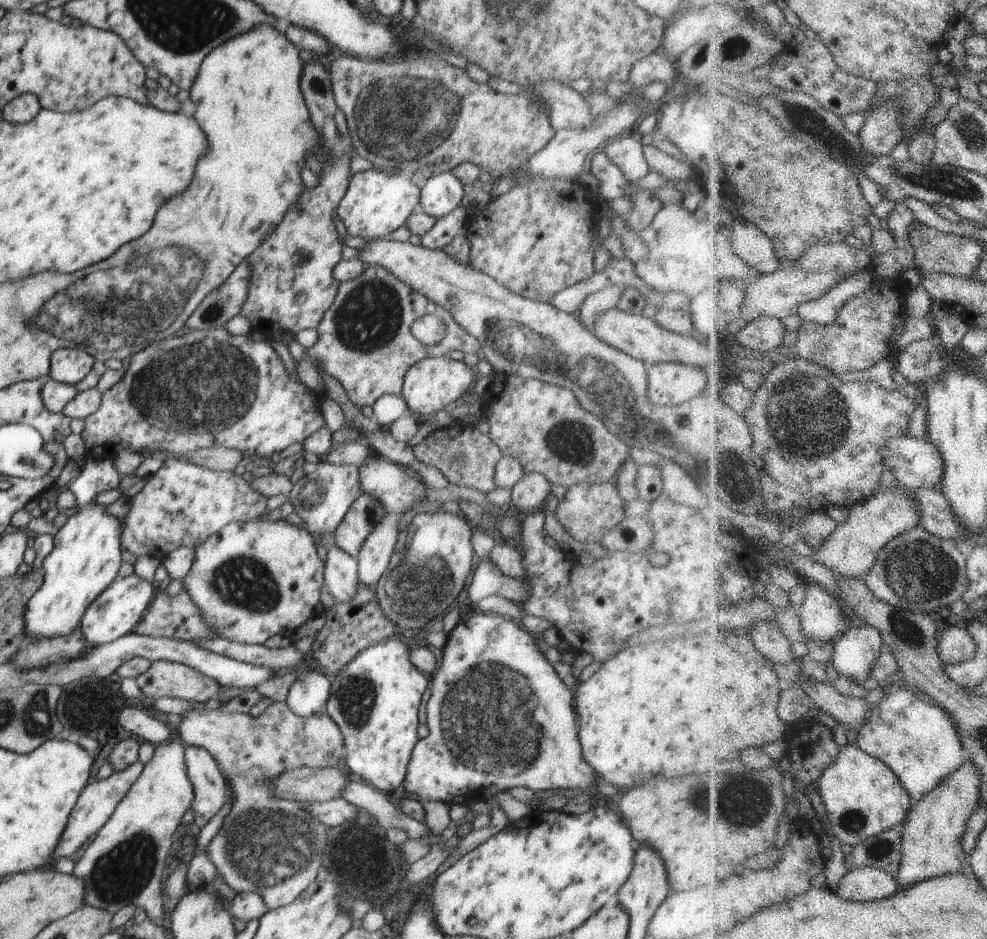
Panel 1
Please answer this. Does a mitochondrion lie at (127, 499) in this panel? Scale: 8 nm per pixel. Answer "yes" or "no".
no

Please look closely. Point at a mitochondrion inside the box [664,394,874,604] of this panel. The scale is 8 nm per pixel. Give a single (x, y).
(736, 474)

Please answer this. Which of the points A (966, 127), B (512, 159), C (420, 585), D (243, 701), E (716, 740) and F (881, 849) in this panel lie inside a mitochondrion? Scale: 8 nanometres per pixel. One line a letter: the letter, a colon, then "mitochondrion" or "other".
A: mitochondrion
B: other
C: mitochondrion
D: other
E: other
F: mitochondrion

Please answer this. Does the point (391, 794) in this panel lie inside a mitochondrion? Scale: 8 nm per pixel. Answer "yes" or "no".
no

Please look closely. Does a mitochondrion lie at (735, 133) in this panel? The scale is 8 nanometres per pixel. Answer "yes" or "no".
no

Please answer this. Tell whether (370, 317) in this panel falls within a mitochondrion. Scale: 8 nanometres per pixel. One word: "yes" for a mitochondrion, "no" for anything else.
yes

